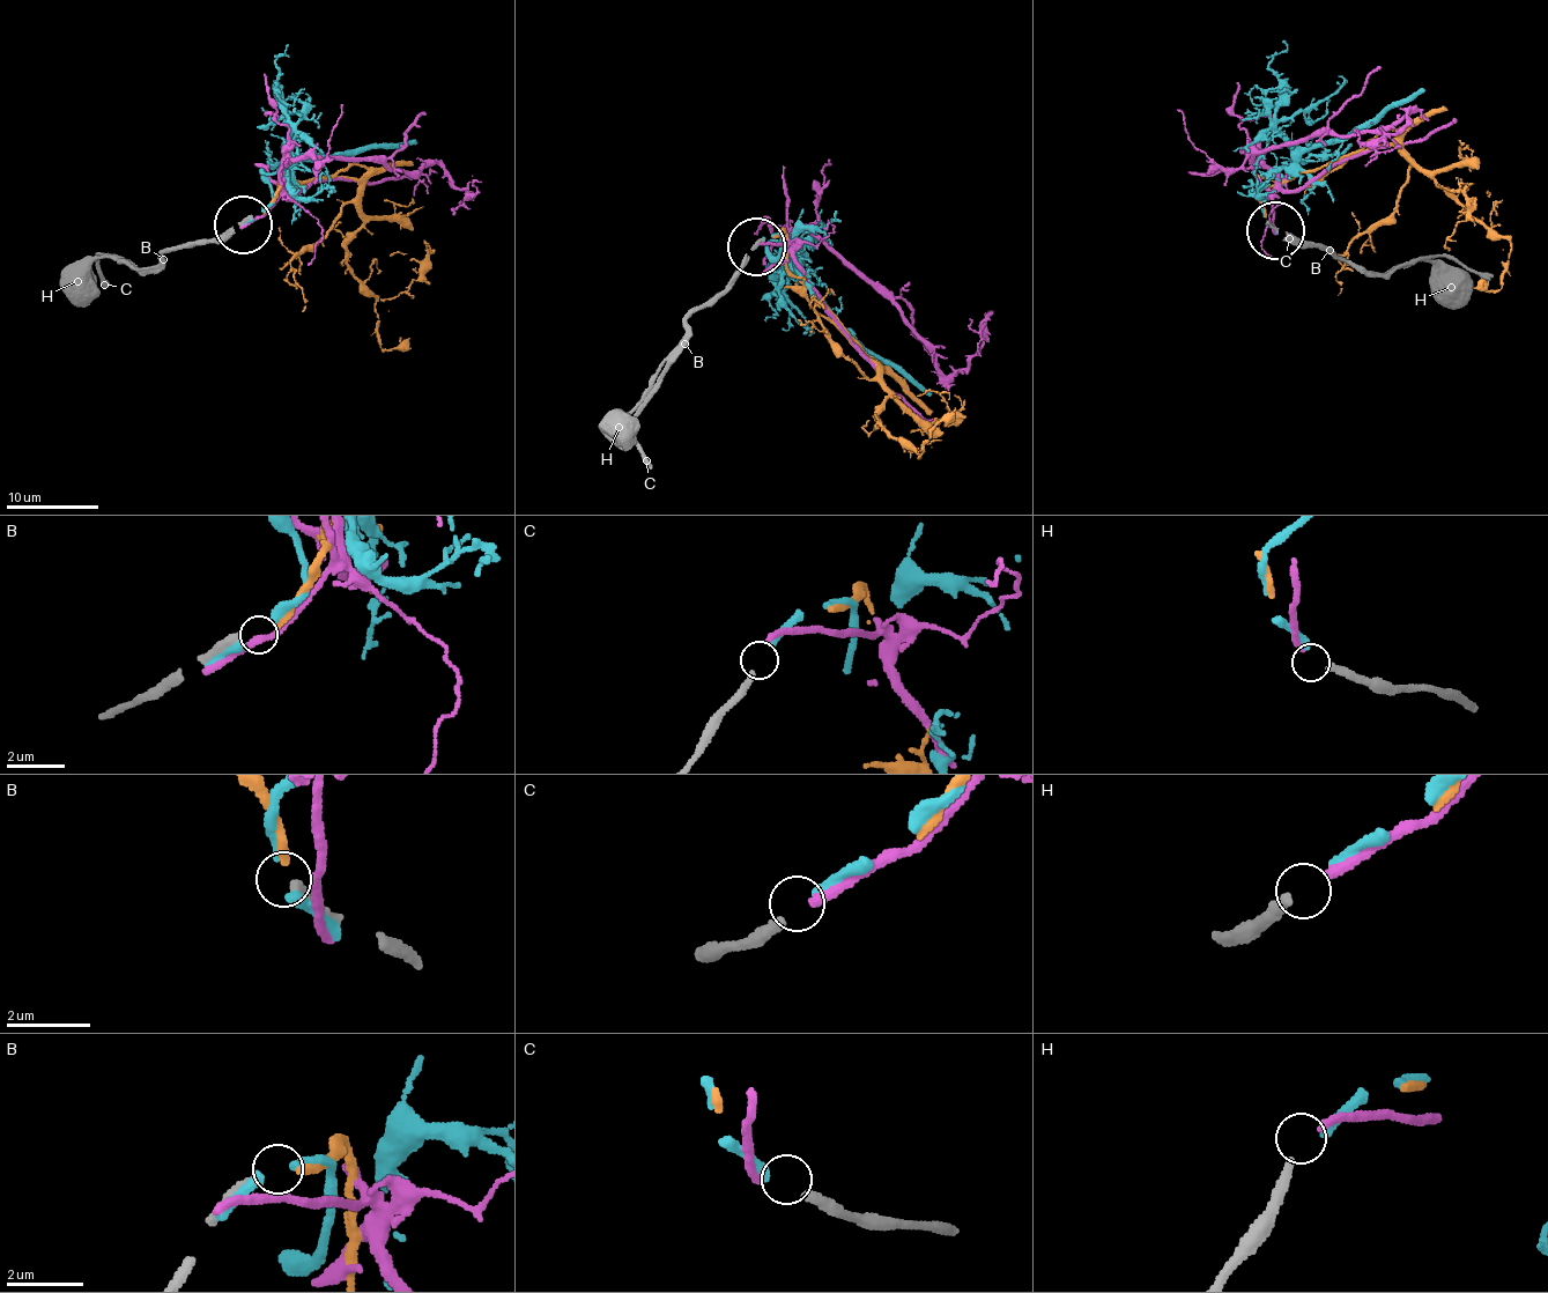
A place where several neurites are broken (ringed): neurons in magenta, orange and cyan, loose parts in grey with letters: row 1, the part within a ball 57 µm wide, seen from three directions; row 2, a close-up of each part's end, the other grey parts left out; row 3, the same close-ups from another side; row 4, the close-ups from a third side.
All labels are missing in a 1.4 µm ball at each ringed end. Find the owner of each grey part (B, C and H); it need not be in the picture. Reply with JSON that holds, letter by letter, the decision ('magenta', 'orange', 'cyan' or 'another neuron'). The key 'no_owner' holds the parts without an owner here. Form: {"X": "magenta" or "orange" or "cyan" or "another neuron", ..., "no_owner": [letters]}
{"B": "orange", "C": "cyan", "H": "another neuron", "no_owner": ["H"]}

